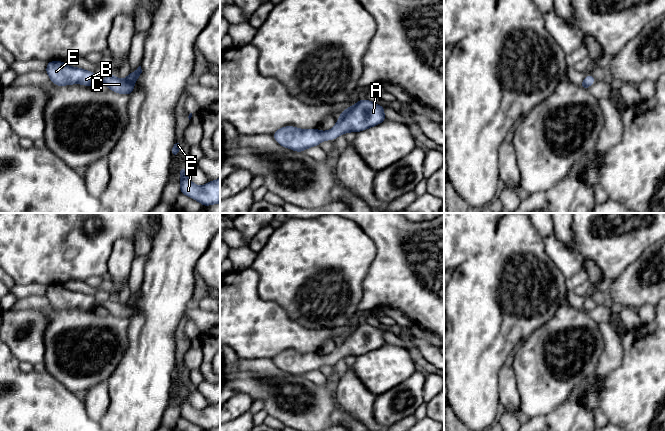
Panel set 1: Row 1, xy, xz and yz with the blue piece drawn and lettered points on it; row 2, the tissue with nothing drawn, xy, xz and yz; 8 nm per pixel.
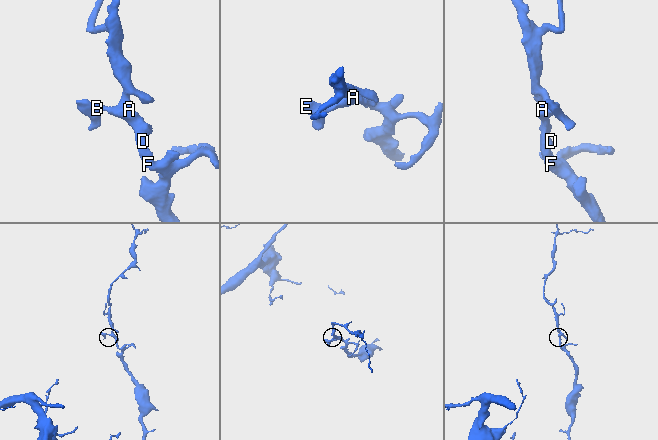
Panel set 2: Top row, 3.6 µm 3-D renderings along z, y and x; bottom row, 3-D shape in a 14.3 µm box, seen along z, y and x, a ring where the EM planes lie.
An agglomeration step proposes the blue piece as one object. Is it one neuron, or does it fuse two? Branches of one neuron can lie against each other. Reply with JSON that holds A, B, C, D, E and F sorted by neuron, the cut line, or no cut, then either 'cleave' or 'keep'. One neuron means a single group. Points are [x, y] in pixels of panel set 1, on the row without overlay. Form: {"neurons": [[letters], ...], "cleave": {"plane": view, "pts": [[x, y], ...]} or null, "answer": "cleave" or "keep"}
{"neurons": [["A", "B", "C", "D", "E", "F"]], "cleave": null, "answer": "keep"}

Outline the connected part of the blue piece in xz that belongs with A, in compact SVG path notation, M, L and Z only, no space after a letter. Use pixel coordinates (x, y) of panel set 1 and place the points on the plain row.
M362 323L340 337L337 347L328 355L286 350L278 353L273 361L281 370L296 376L303 376L305 373L317 370L323 365L335 364L344 357L357 357L366 354L385 344L384 331Z

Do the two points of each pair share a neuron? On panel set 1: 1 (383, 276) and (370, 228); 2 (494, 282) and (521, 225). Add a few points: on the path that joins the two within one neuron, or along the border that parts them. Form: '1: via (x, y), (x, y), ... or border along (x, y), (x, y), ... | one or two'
1: via (383, 264), (383, 243), (380, 240) | one
2: via (502, 268), (503, 260), (516, 247), (516, 239) | one

